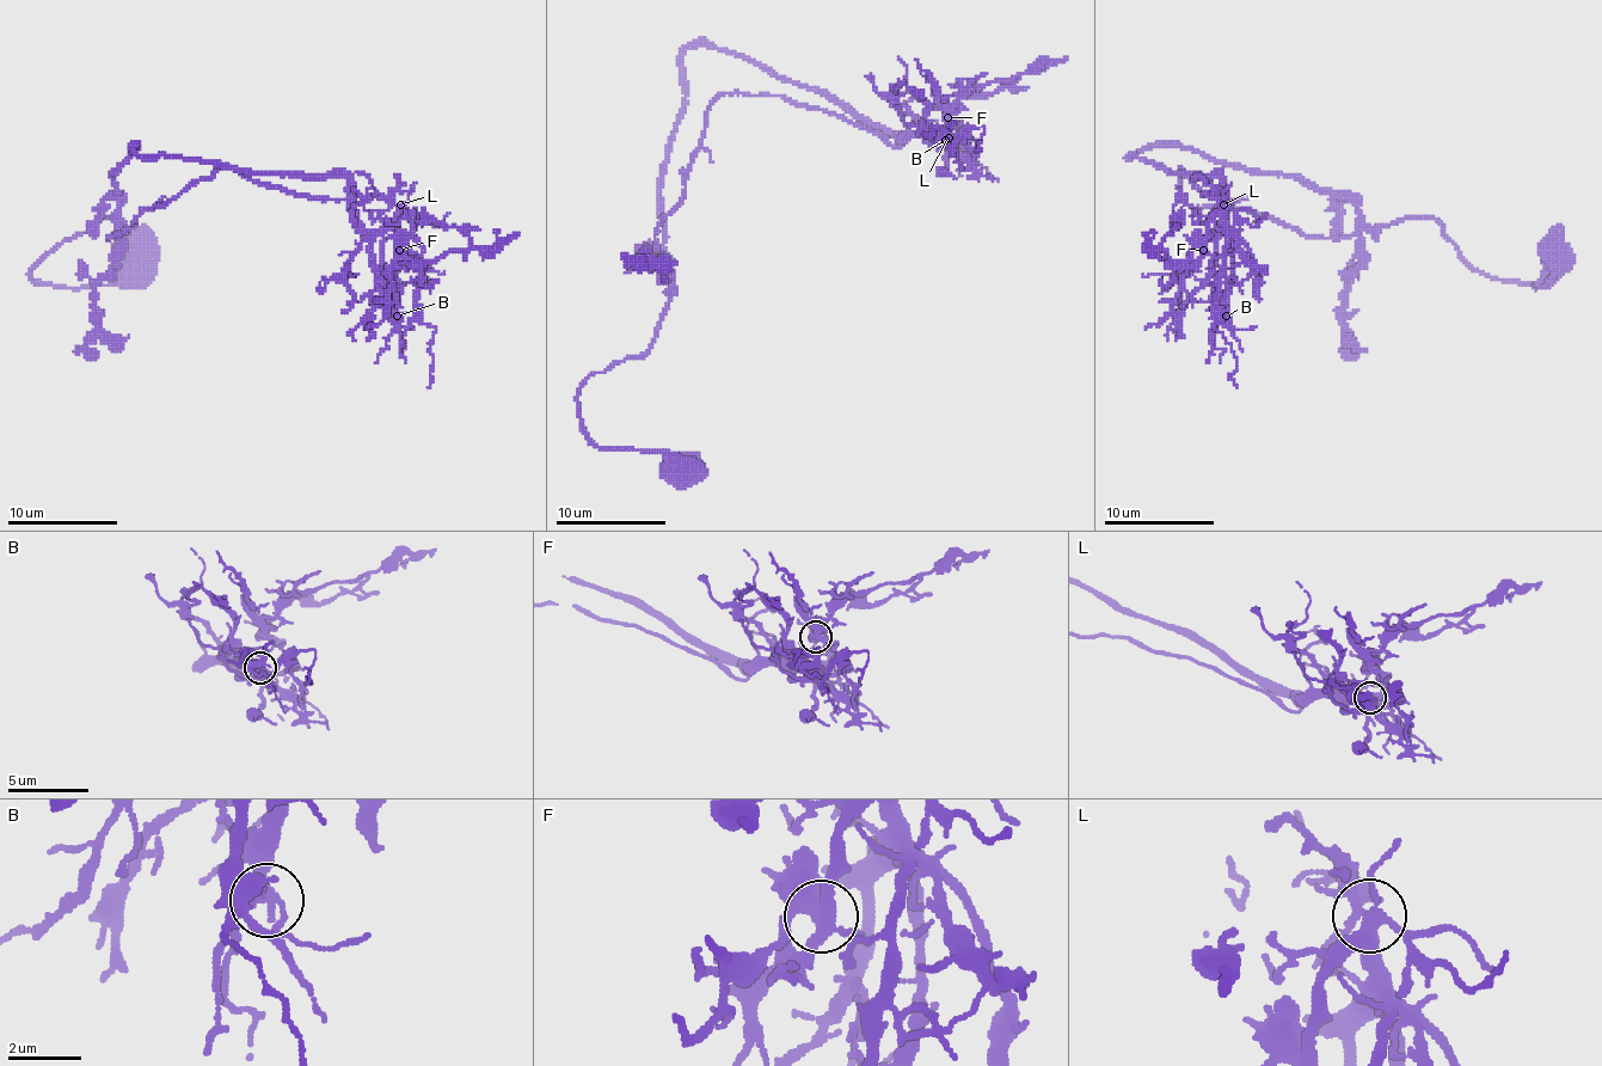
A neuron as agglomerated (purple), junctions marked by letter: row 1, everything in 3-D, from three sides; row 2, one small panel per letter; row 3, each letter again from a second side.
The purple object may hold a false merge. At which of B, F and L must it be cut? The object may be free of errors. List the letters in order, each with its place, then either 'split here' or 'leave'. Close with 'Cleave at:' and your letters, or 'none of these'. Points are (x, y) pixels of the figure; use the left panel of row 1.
B: at (397, 316); leave
F: at (399, 250); split here
L: at (400, 204); leave
Cleave at: F

